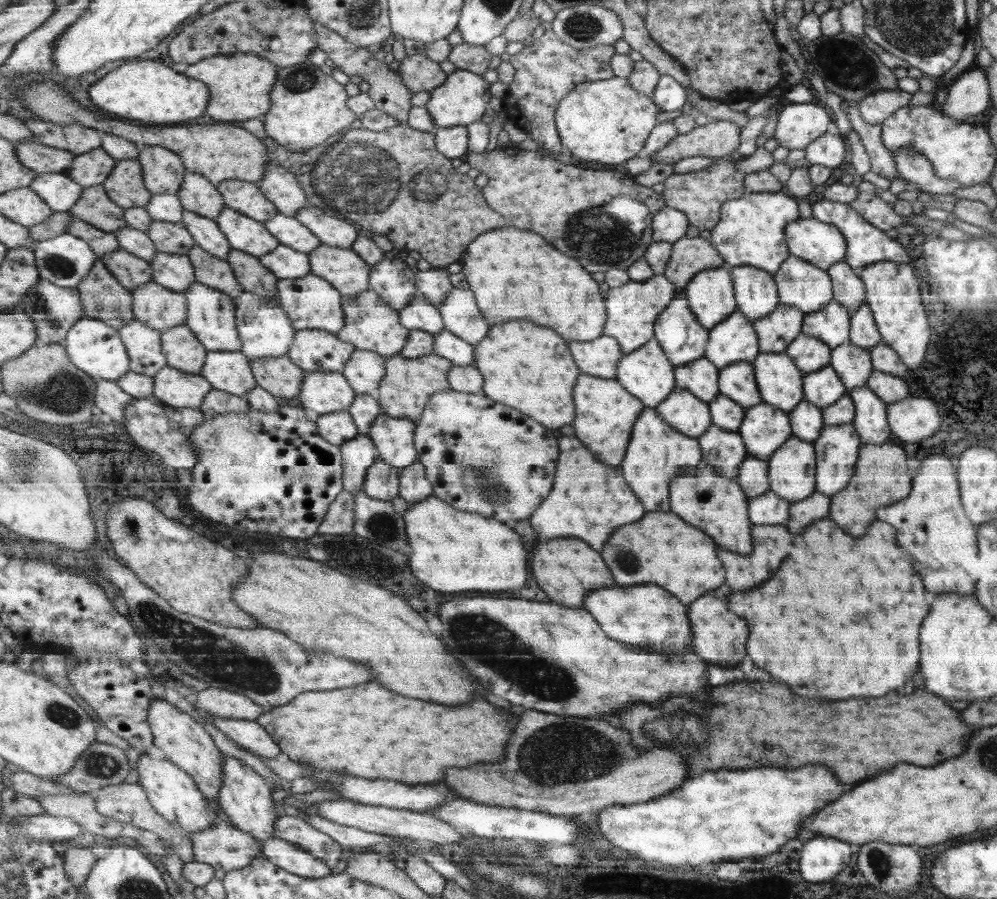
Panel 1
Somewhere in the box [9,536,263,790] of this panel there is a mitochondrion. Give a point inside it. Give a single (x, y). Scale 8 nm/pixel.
(100, 764)

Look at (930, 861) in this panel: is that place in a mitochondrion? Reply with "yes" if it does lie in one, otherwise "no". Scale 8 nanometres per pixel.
no

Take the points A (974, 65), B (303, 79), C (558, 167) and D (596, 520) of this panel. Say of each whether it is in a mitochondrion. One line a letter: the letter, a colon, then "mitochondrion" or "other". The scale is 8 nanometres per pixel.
A: other
B: mitochondrion
C: other
D: other

